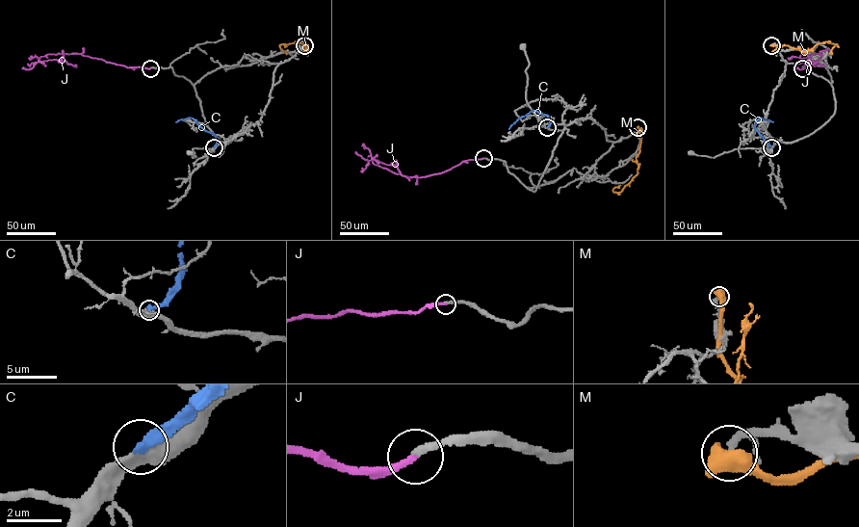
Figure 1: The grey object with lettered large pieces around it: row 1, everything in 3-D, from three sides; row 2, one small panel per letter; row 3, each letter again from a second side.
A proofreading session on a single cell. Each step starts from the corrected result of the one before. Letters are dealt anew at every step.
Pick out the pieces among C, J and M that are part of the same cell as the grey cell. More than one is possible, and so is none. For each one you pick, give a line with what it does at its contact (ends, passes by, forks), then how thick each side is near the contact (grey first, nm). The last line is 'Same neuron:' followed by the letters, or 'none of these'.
Same neuron: none of these

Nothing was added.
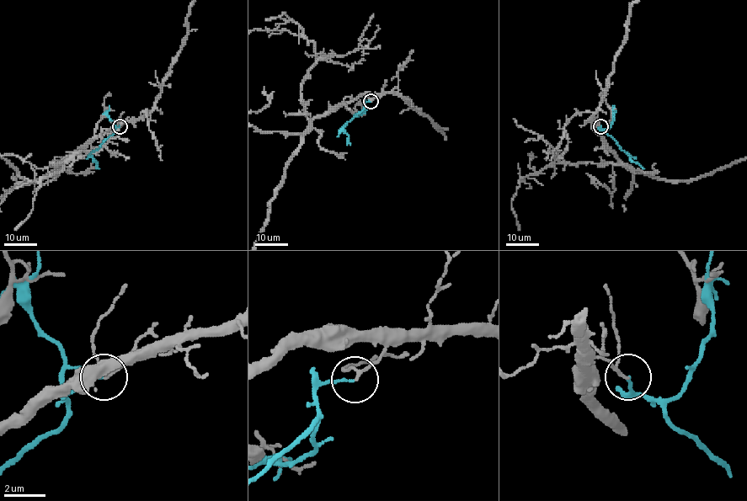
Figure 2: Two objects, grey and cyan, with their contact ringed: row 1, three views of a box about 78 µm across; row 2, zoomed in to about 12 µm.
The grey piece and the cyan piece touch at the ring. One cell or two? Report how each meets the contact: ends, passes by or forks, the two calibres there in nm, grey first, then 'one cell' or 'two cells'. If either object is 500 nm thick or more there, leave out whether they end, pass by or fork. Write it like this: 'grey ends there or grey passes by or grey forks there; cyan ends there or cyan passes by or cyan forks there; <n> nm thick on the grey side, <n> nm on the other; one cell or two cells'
grey passes by; cyan ends there; 90 nm thick on the grey side, 110 nm on the other; two cells

